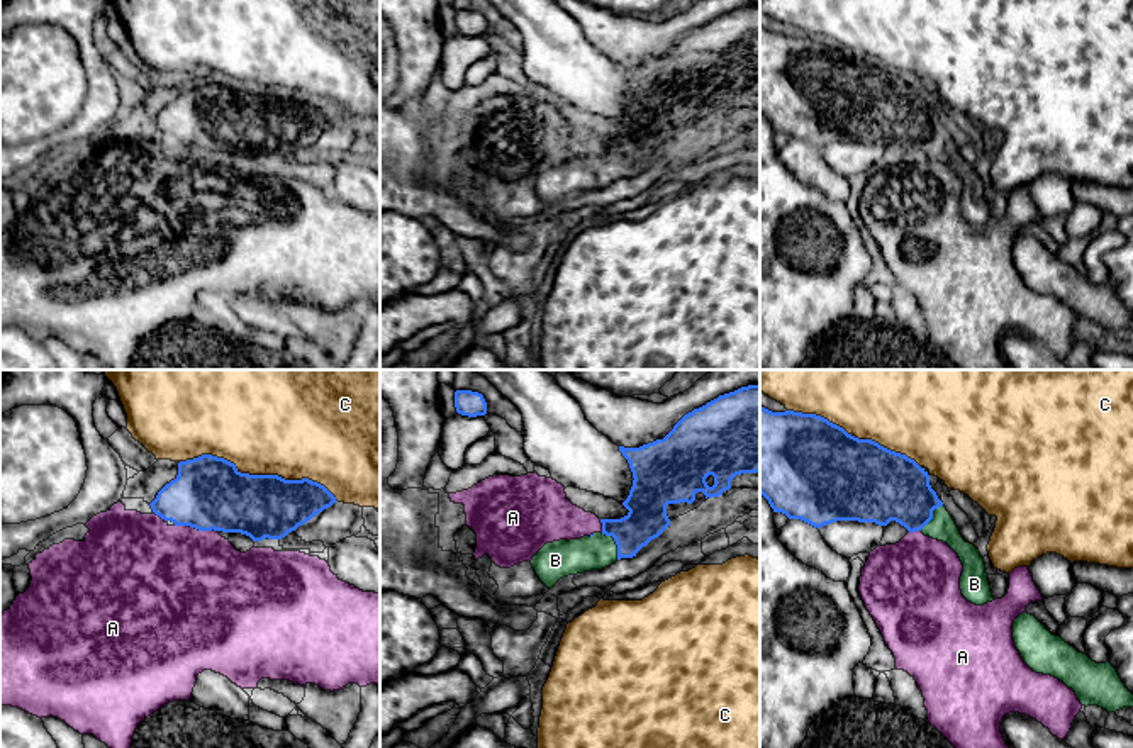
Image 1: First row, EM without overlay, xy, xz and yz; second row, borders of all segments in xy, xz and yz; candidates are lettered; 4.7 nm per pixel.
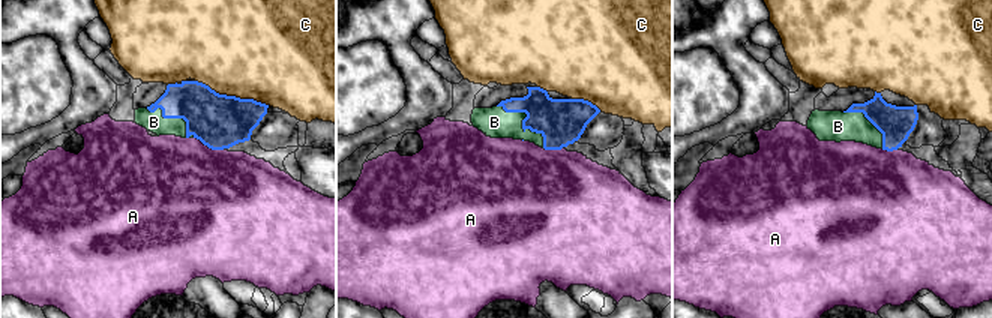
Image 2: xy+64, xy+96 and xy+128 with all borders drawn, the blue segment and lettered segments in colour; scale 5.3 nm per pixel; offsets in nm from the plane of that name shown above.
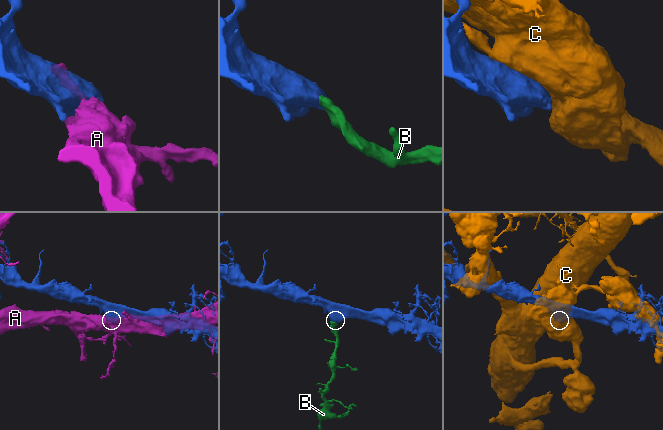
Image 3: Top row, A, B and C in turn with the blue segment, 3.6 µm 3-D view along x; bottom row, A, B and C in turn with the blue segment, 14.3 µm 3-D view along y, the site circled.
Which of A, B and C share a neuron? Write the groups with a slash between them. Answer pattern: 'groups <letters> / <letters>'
groups A / B / C

